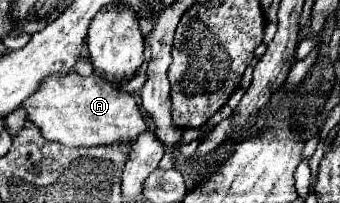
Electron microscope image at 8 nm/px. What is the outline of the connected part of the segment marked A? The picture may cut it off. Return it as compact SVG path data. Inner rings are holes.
M49 75L49 79L41 81L41 87L19 107L25 109L27 121L35 123L45 139L67 147L127 143L135 141L137 135L147 129L135 97L127 91L117 91L115 85L101 81L97 75Z

